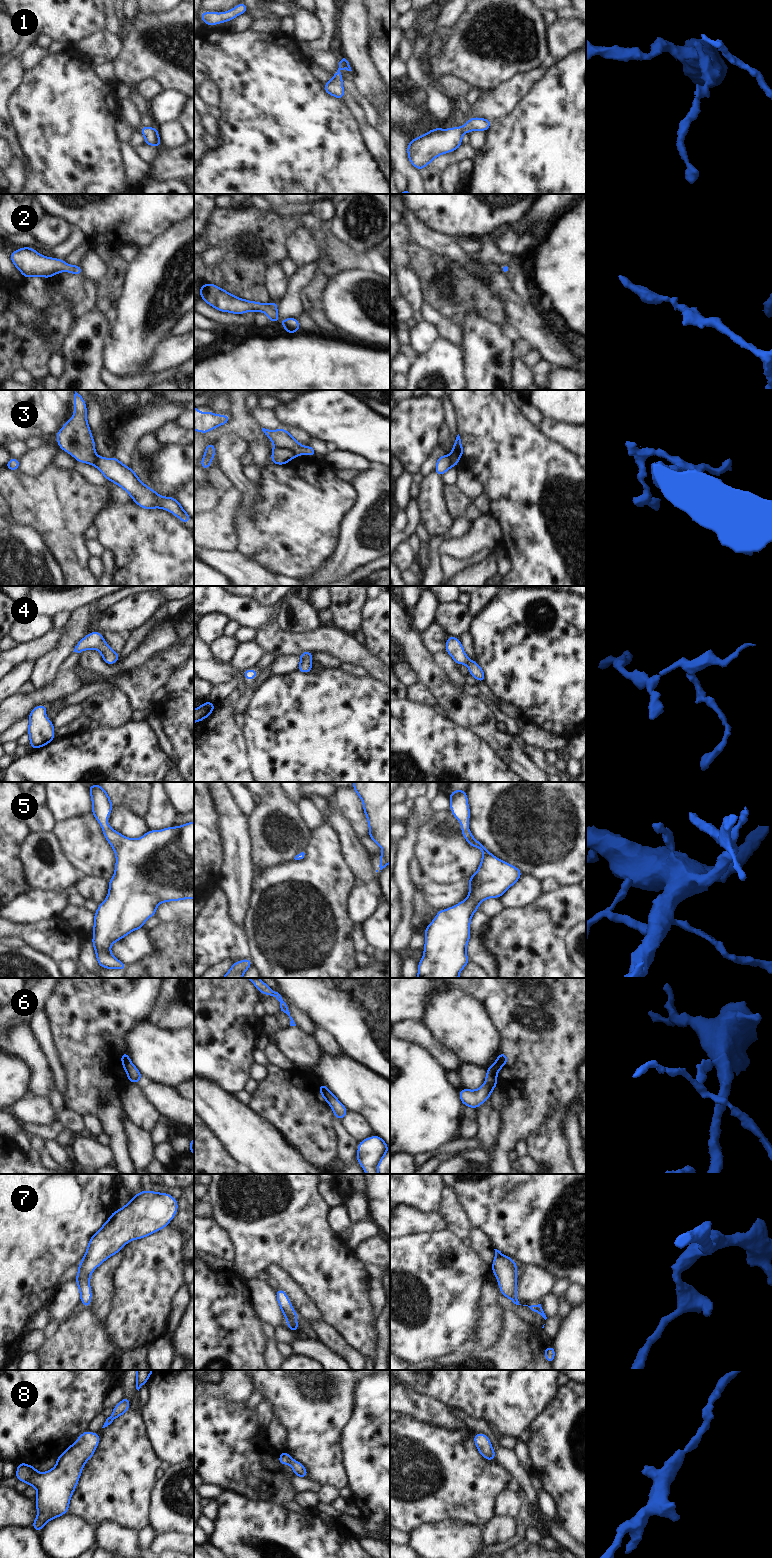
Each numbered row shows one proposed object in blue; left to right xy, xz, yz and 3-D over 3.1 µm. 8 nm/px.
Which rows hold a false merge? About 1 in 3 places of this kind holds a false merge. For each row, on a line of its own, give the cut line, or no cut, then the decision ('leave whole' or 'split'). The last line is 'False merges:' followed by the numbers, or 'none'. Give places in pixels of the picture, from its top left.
1: cut none; leave whole
2: cut none; leave whole
3: cut xz (275, 446), (289, 448), (296, 455); split
4: cut none; leave whole
5: cut none; leave whole
6: cut xy (122, 1061), (129, 1062); split
7: cut none; leave whole
8: cut none; leave whole
False merges: 3, 6

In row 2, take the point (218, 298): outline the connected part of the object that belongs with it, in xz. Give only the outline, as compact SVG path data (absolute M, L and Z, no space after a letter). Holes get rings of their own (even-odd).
M212 283L199 285L199 288L200 298L218 311L238 315L244 314L248 311L264 312L272 324L279 319L277 313L278 302L263 304L260 302L248 301L236 297Z

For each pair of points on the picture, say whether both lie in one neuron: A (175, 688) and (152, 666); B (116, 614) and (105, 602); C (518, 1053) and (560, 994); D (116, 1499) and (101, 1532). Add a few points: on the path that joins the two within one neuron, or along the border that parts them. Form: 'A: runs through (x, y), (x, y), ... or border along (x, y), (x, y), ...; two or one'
A: border along (183, 663), (162, 686); two
B: border along (128, 596), (109, 605), (102, 612); two
C: runs through (533, 1038), (546, 1025), (552, 1009); one
D: border along (95, 1526), (116, 1522), (129, 1527); two

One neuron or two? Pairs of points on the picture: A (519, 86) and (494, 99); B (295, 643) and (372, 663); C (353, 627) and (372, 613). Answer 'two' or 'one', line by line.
A: one
B: one
C: two

